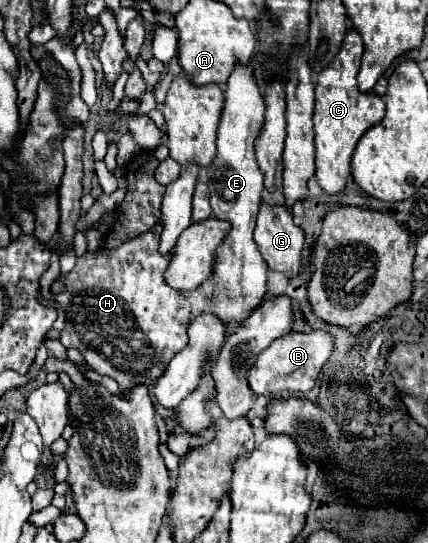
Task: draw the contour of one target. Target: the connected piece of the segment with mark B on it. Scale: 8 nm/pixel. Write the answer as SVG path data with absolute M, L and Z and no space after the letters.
M310 330L310 332L290 332L286 336L280 336L274 340L266 350L262 350L252 364L252 368L246 374L246 382L250 390L258 396L266 396L270 399L288 398L289 390L308 392L314 388L318 380L318 372L326 358L332 354L332 336L322 330Z

